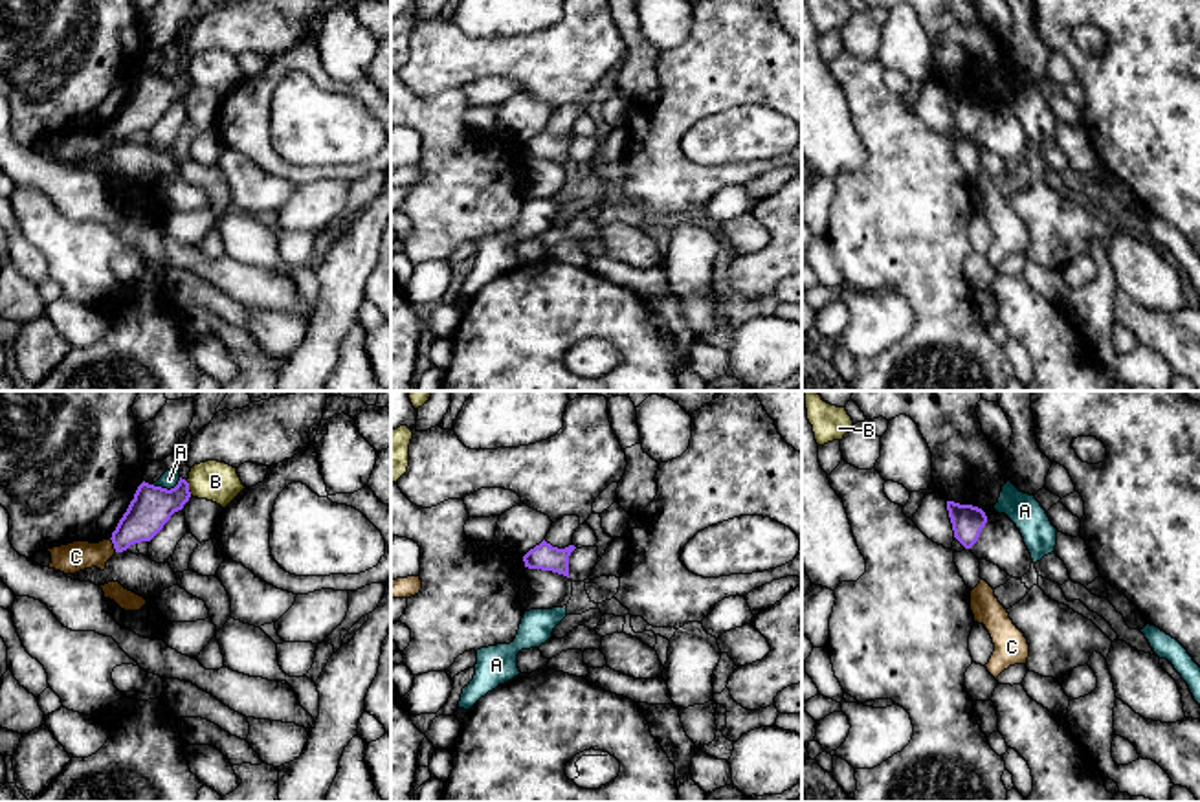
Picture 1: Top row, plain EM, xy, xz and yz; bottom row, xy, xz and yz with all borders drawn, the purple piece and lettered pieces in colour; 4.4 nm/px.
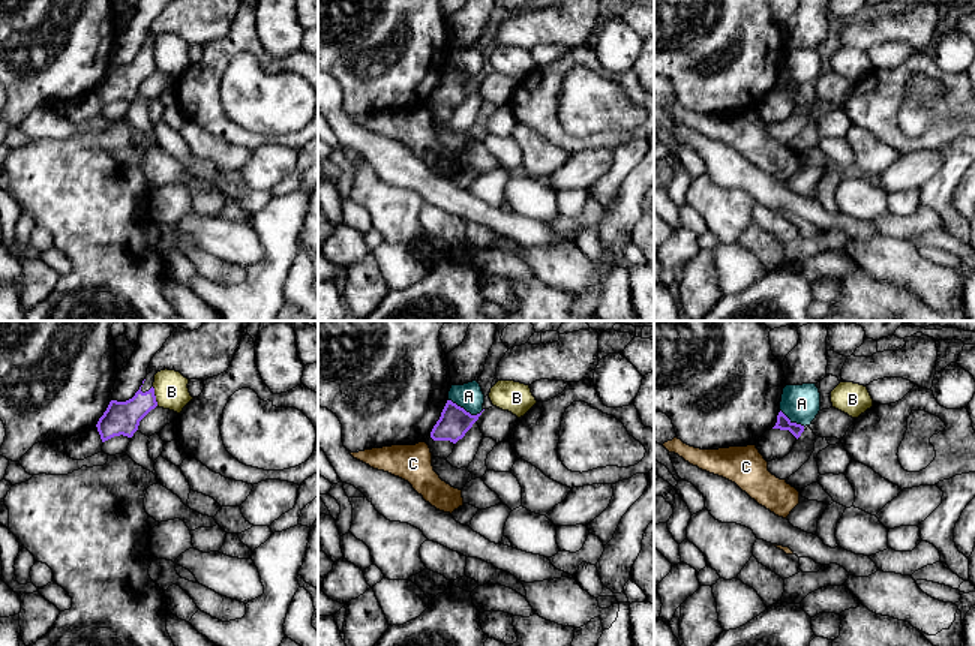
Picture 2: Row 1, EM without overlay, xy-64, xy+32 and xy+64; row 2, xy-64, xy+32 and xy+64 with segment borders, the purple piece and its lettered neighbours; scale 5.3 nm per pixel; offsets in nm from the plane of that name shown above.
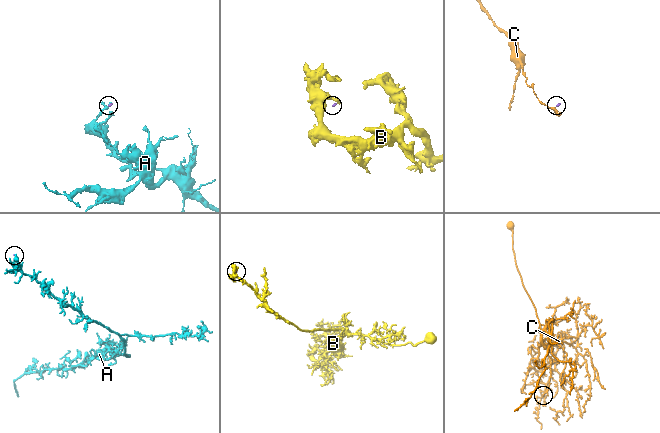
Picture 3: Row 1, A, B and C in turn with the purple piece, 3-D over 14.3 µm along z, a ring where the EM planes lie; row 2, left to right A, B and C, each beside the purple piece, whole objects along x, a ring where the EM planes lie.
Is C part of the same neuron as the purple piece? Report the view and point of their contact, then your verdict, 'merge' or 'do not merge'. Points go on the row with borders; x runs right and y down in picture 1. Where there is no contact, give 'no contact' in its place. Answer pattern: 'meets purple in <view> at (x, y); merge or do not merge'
meets purple in xy at (114, 545); do not merge

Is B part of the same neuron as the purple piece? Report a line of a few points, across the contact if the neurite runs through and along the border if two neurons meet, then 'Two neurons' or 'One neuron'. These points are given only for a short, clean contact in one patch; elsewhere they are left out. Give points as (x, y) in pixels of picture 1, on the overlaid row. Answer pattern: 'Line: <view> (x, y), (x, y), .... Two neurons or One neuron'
Line: xy (186, 481), (191, 494). Two neurons

